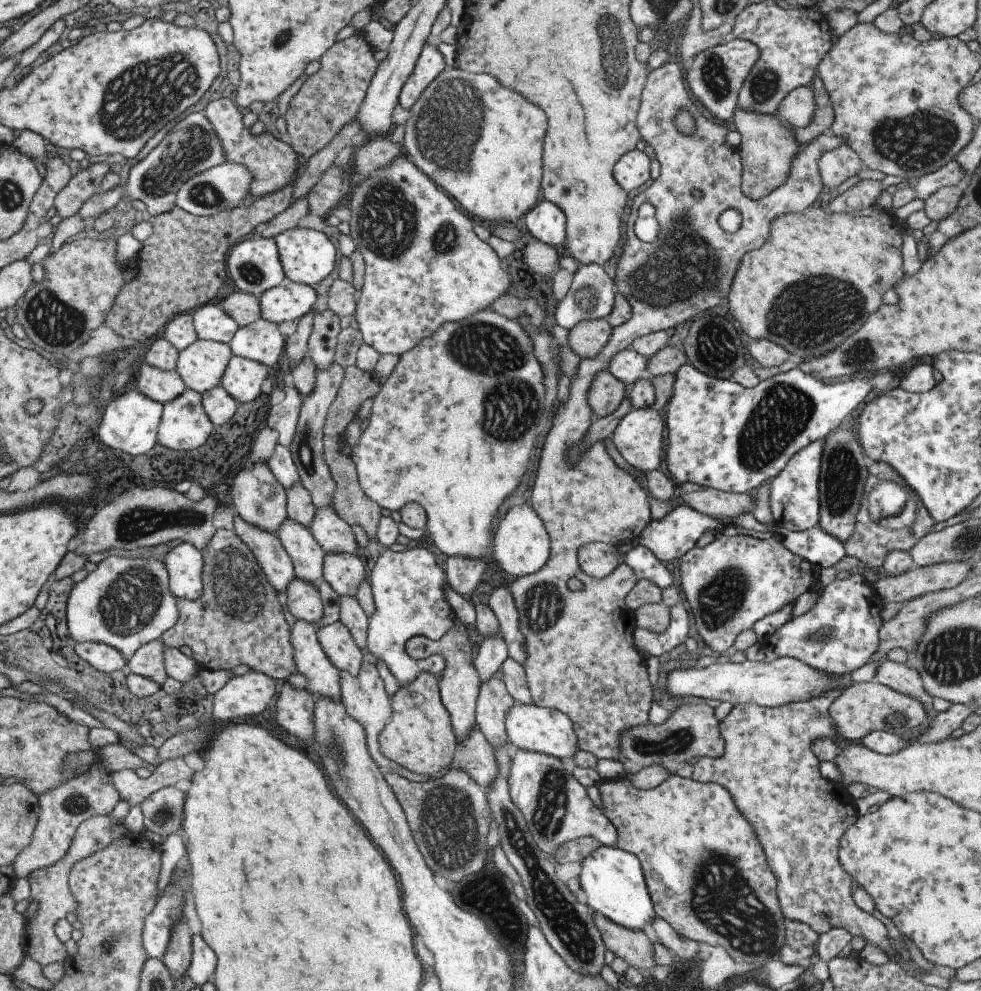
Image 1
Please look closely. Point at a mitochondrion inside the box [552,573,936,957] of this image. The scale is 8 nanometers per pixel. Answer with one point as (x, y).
(789, 837)

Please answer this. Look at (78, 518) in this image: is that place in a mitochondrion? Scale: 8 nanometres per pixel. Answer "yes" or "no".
no

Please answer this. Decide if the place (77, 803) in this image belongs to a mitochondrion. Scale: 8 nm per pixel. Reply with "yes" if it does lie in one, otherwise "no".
yes

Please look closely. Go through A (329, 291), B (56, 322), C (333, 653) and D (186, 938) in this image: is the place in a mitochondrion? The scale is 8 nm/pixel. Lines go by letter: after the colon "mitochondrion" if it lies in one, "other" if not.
A: other
B: mitochondrion
C: other
D: other

